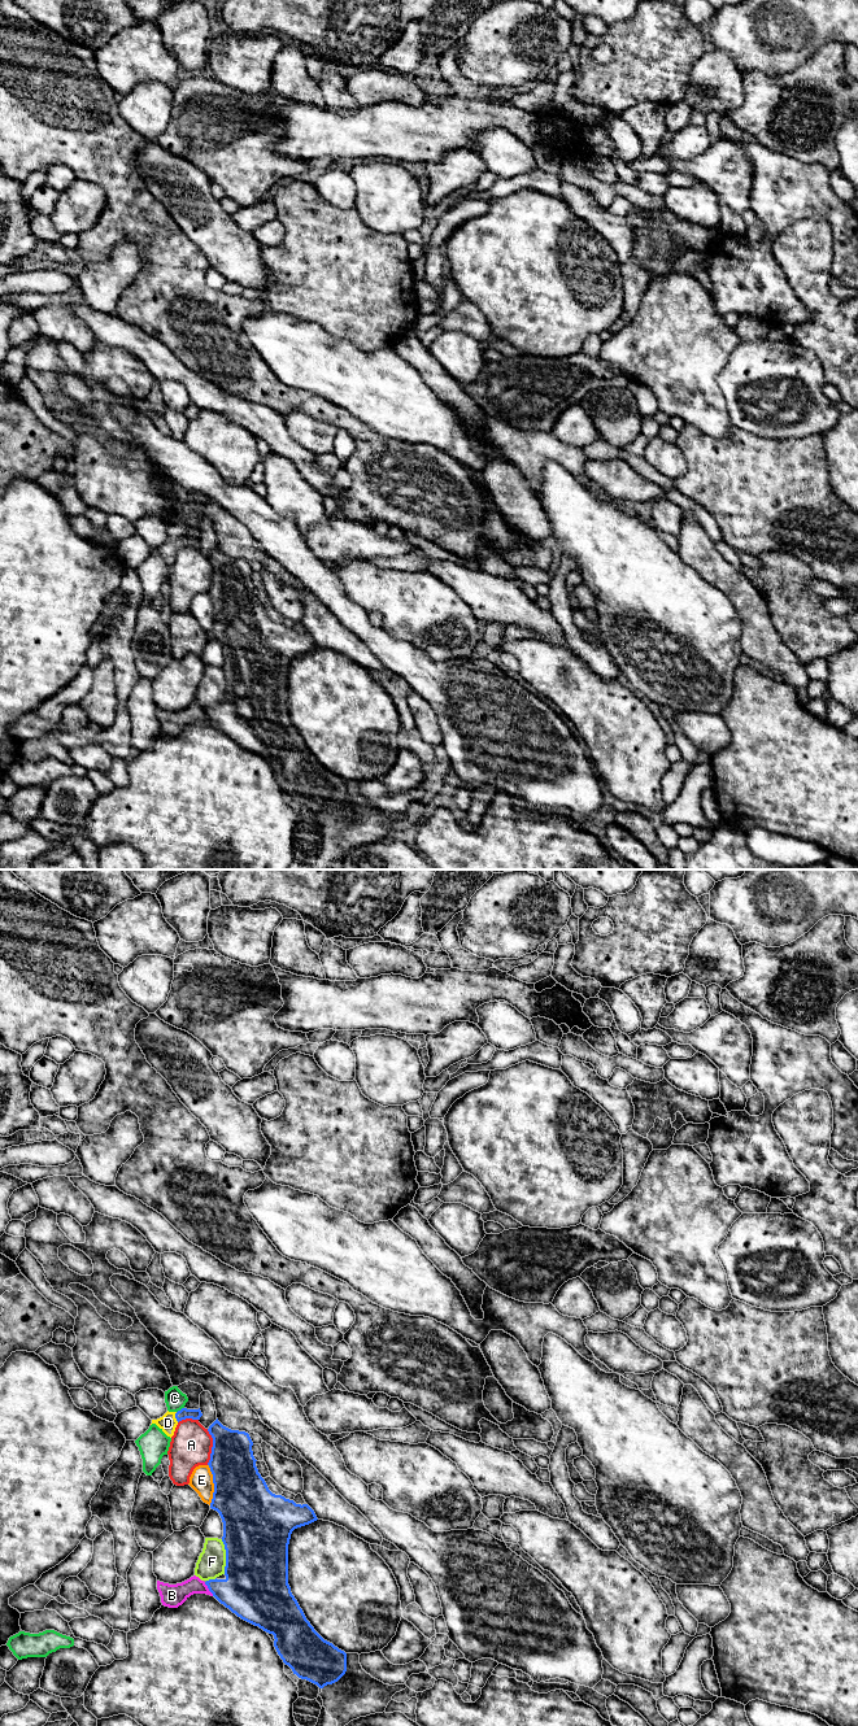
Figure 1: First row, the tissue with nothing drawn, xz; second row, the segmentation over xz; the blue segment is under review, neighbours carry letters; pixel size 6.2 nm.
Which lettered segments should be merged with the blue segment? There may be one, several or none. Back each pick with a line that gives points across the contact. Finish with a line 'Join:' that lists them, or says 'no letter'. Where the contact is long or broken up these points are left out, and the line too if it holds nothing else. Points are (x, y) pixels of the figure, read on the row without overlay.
D: across xz (183, 541), (175, 545), (168, 550)
Join: D

